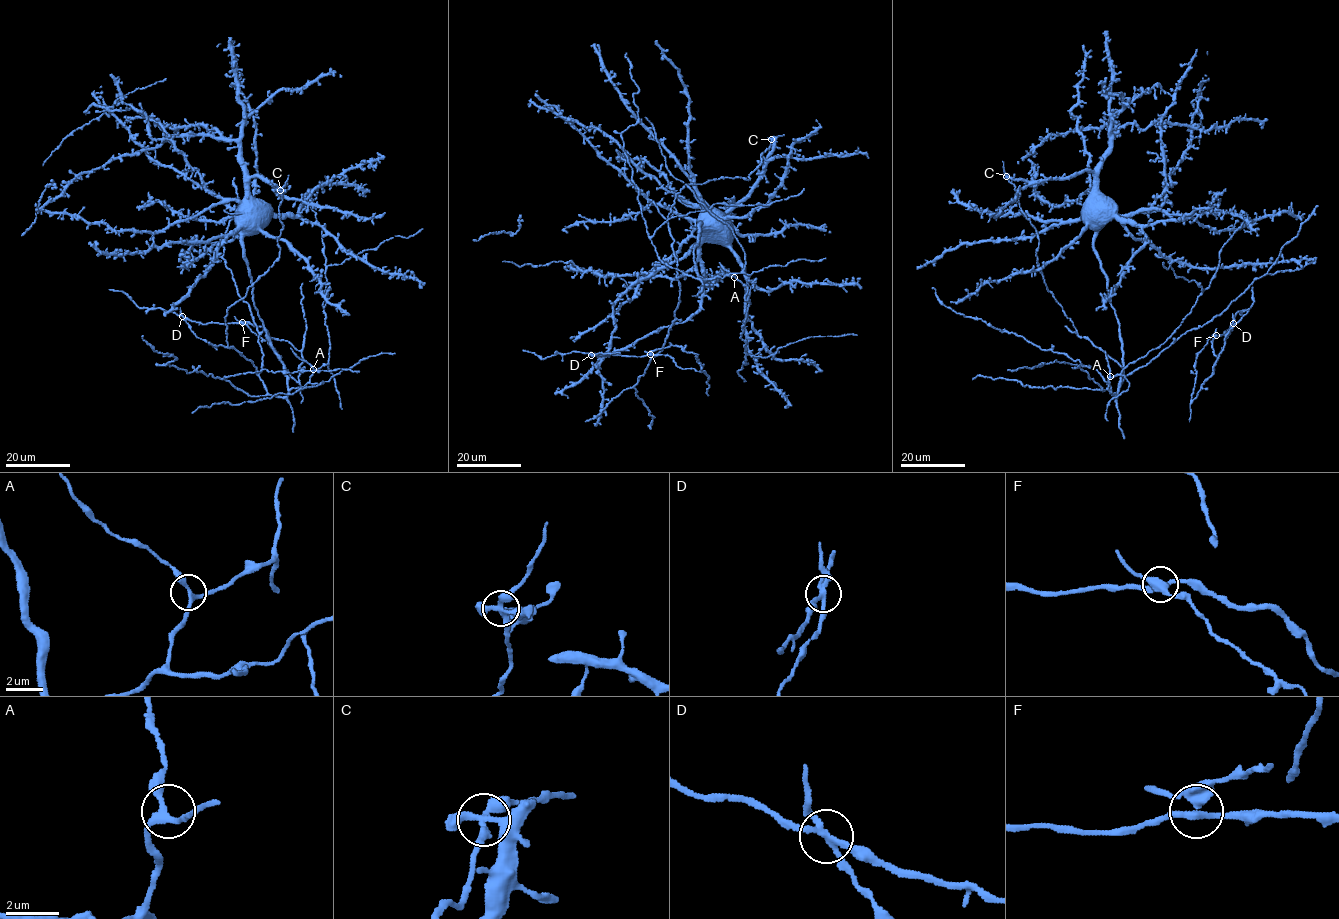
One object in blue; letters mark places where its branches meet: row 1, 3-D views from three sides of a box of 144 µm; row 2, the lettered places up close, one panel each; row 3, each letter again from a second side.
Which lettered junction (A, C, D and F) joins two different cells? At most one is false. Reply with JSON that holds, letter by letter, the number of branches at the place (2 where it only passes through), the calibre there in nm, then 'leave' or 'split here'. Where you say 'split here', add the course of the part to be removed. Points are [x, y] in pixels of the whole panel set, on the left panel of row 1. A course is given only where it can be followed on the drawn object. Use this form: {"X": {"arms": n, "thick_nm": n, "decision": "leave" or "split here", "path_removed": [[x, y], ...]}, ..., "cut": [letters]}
{"A": {"arms": 3, "thick_nm": 240, "decision": "leave"}, "C": {"arms": 4, "thick_nm": 280, "decision": "leave"}, "D": {"arms": 4, "thick_nm": 220, "decision": "split here", "path_removed": [[183, 316], [198, 337], [217, 350]]}, "F": {"arms": 4, "thick_nm": 360, "decision": "leave"}, "cut": ["D"]}

